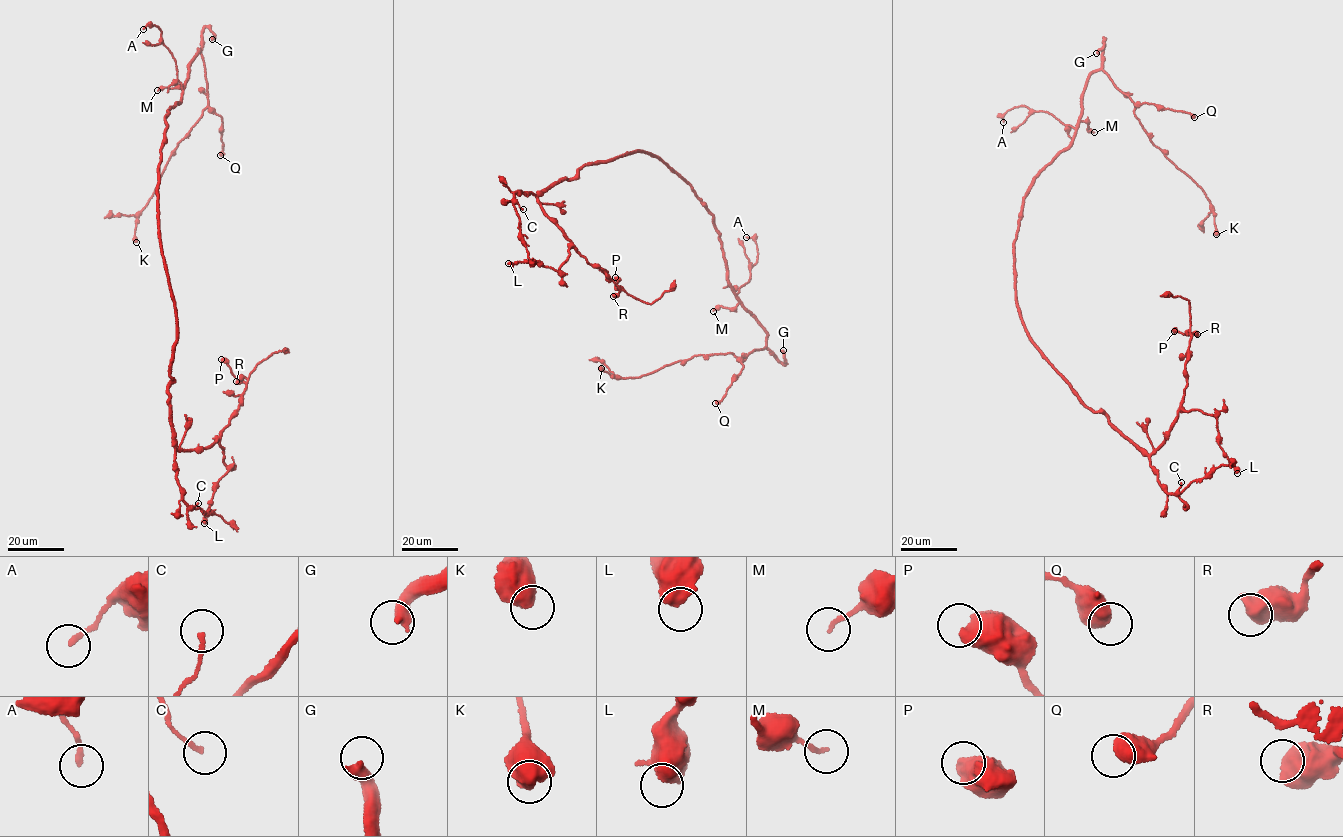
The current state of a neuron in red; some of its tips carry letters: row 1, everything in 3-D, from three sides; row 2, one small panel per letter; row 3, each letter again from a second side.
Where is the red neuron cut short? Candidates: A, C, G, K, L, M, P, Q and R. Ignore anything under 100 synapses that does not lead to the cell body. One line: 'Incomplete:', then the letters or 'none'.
Incomplete: G

